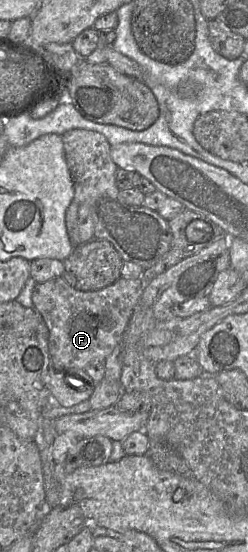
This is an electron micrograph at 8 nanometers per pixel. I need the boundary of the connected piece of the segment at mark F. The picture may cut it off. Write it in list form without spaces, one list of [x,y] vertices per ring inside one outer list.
[[[61,277],[37,283],[33,290],[33,308],[37,310],[49,331],[49,355],[51,367],[56,370],[85,369],[88,365],[104,362],[122,340],[132,313],[144,291],[143,278],[119,278],[113,284],[97,291],[81,291],[73,288]]]

